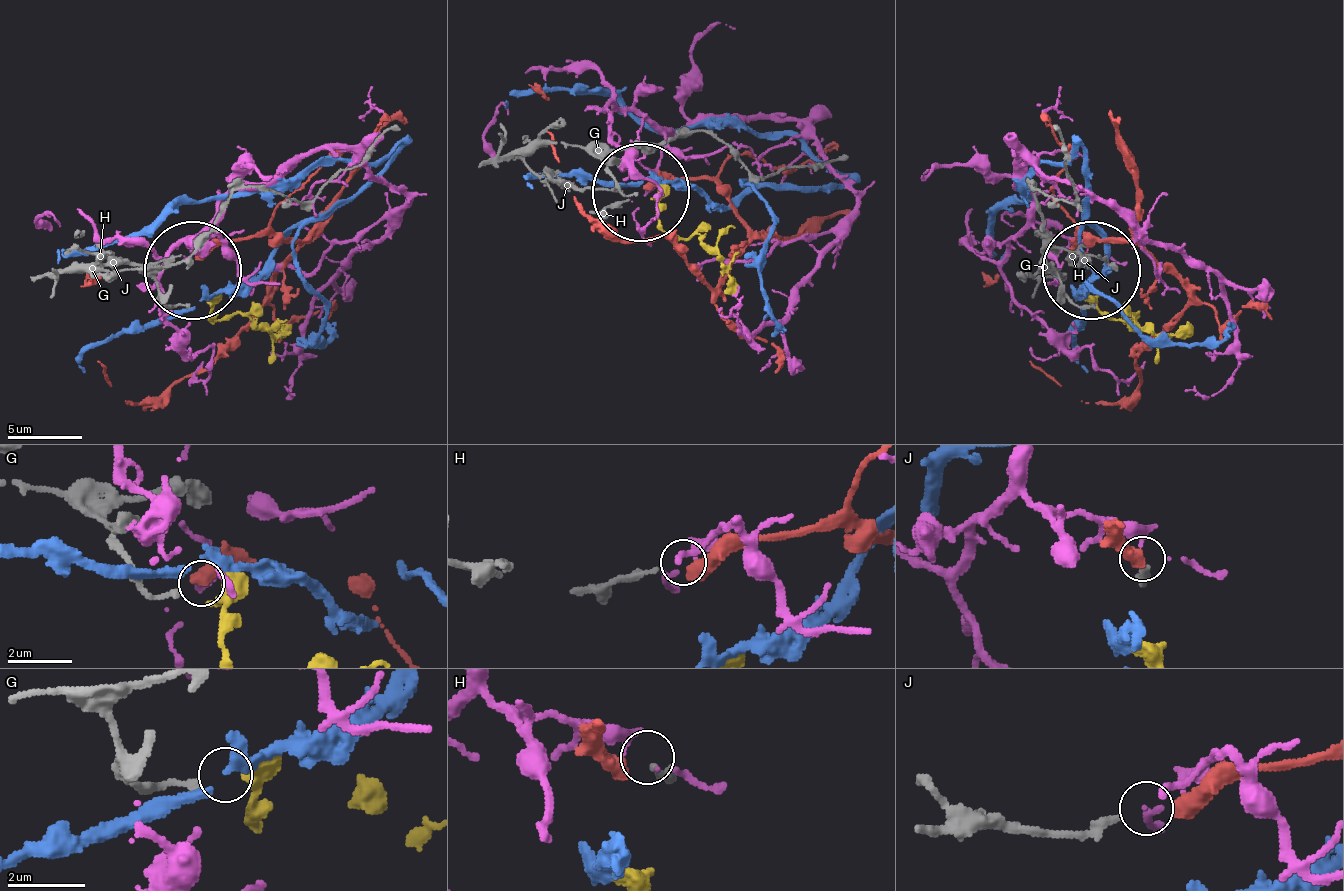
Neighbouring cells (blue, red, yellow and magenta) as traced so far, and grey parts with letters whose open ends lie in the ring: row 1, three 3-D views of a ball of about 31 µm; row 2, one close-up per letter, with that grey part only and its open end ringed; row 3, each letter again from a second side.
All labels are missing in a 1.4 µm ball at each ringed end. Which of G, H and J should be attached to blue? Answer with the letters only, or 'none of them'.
none of them

